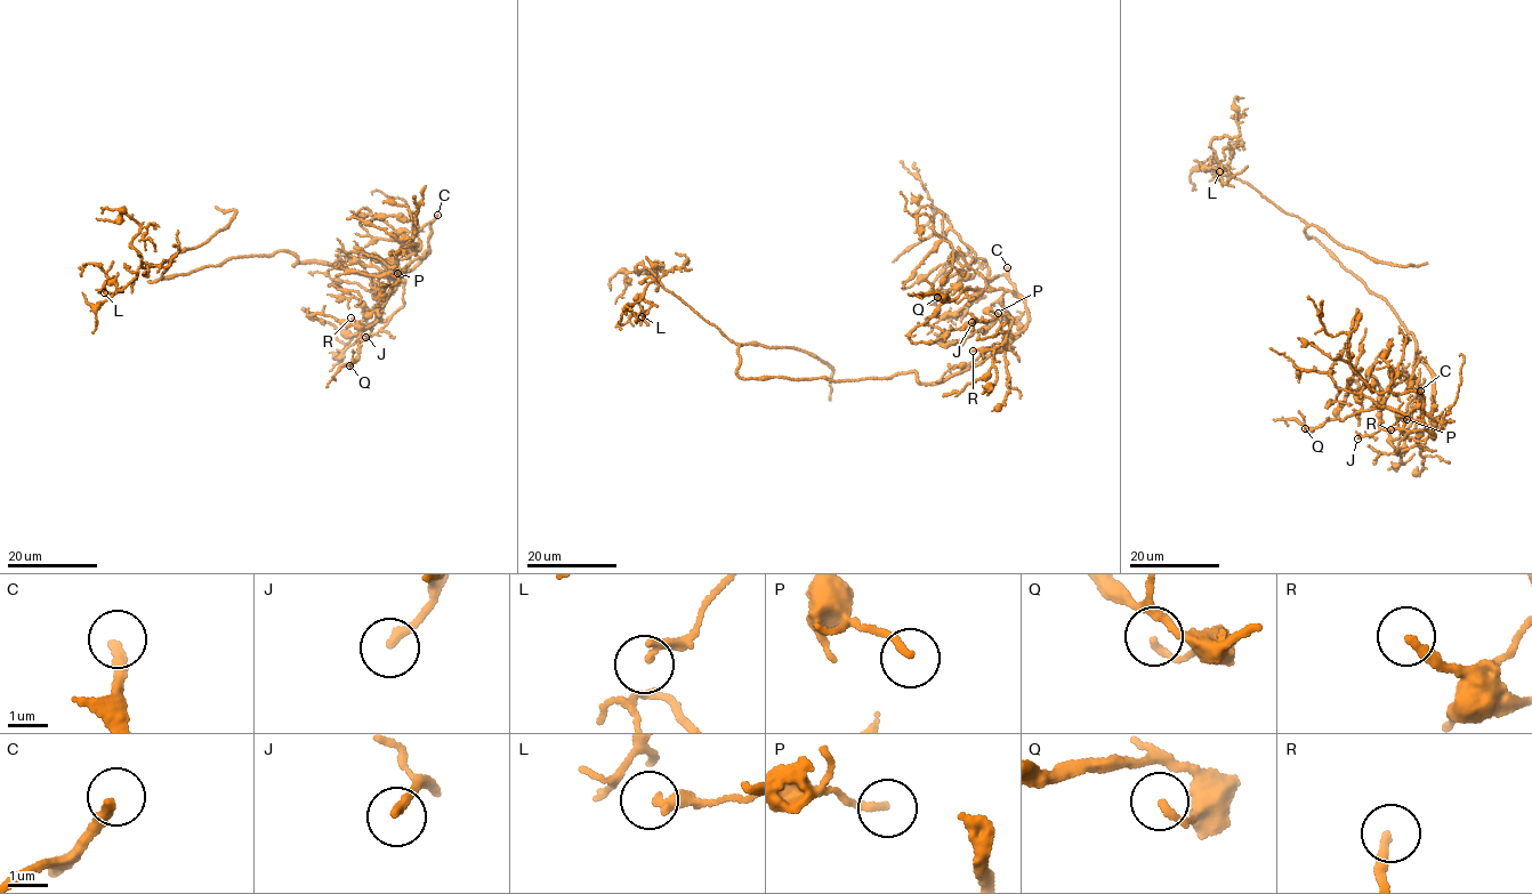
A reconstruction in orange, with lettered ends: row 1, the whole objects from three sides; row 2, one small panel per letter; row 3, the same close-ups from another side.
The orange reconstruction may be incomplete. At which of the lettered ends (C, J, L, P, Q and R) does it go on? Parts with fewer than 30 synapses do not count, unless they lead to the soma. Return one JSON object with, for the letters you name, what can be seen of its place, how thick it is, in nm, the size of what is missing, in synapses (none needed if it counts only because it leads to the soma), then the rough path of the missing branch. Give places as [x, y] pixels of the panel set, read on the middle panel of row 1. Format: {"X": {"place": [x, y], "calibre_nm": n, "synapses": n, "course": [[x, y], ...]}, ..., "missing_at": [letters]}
{"C": {"place": [1007, 267], "calibre_nm": 240, "synapses": 170, "course": [[1007, 267], [968, 234], [965, 216], [945, 183], [948, 178], [900, 220]]}, "J": {"place": [972, 322], "calibre_nm": 200, "synapses": 35, "course": [[972, 322], [938, 352], [910, 369]]}, "missing_at": ["C", "J"]}

